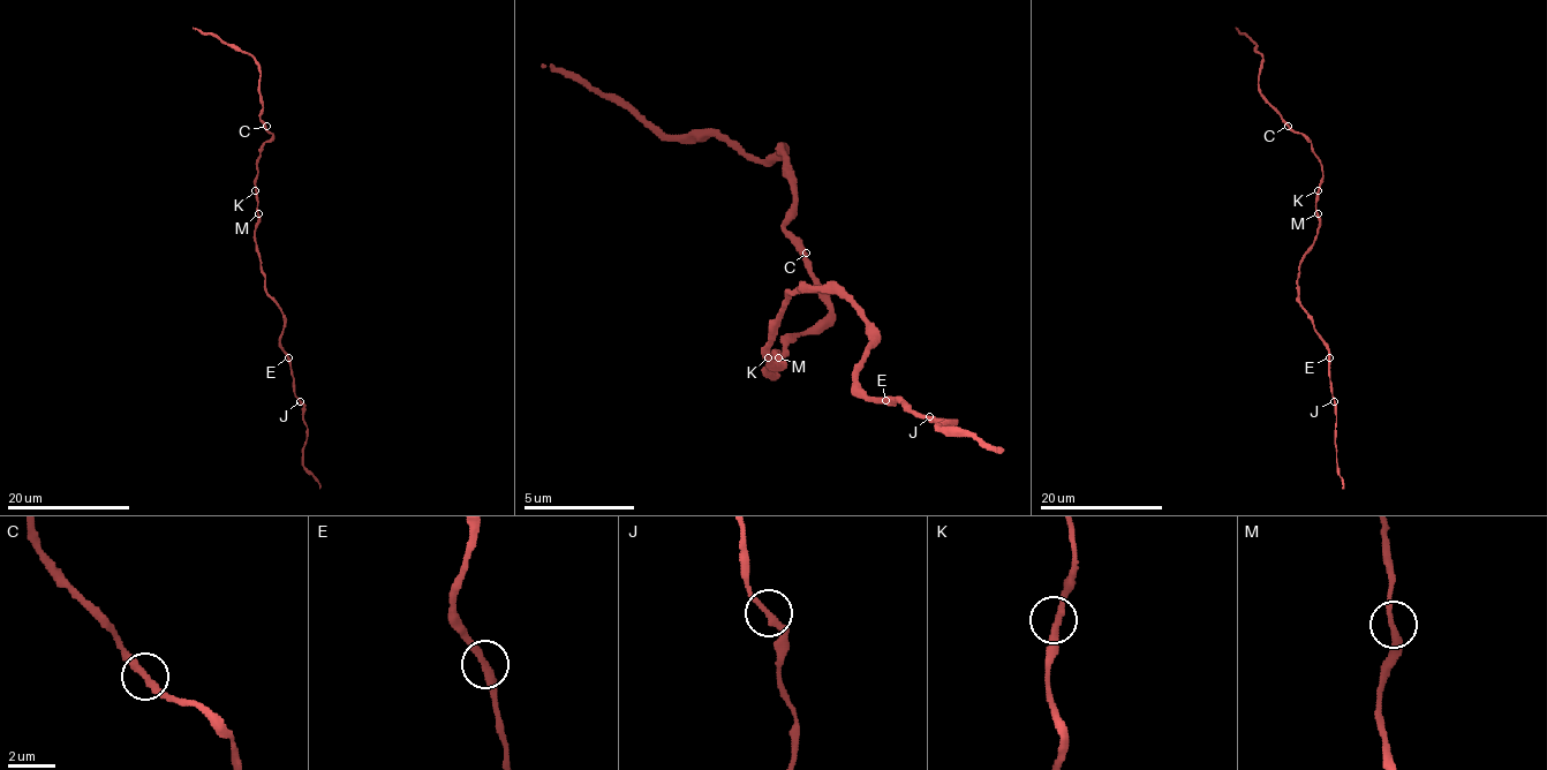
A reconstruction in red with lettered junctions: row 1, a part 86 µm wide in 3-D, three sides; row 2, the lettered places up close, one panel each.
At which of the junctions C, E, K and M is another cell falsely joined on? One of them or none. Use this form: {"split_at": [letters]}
{"split_at": []}

